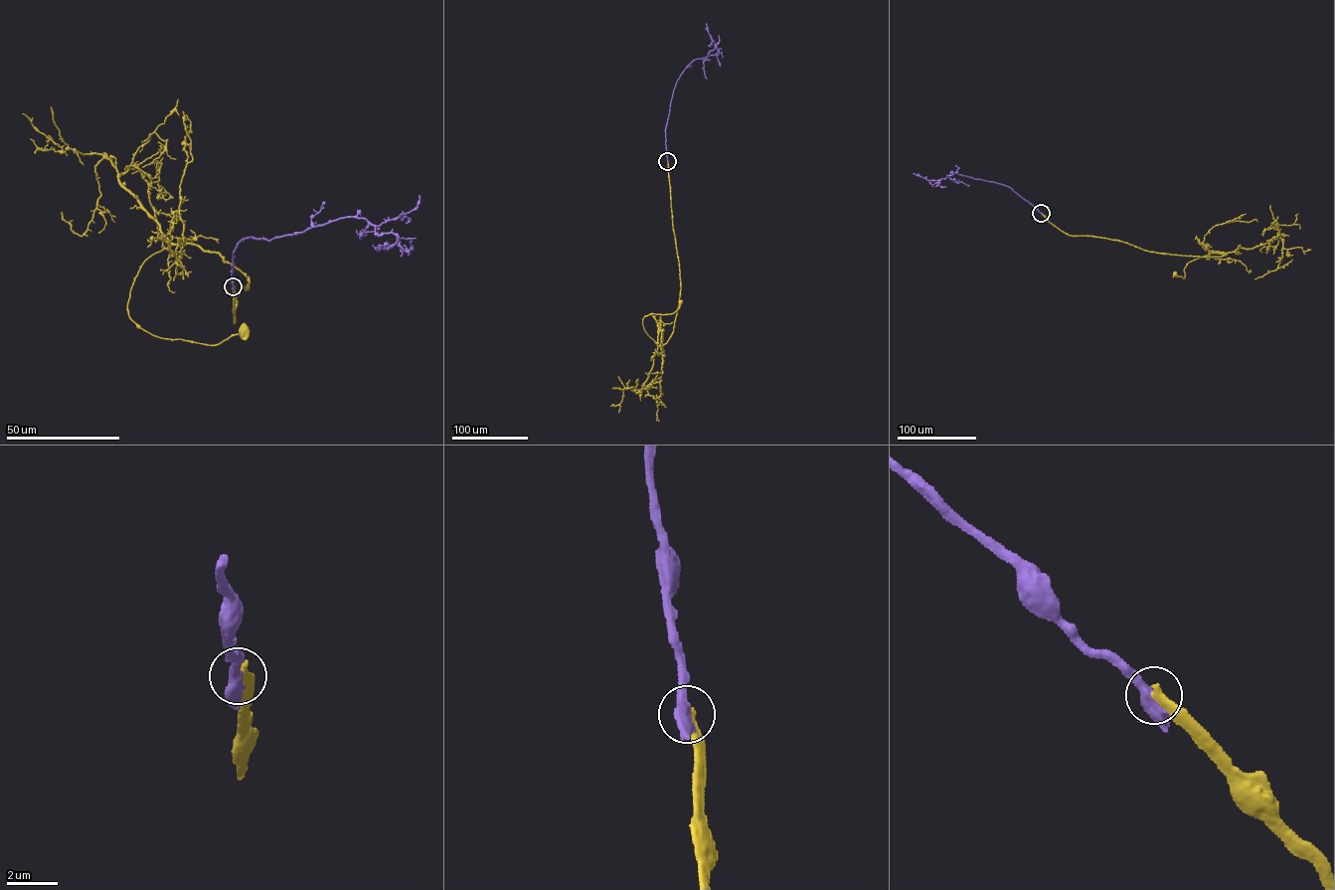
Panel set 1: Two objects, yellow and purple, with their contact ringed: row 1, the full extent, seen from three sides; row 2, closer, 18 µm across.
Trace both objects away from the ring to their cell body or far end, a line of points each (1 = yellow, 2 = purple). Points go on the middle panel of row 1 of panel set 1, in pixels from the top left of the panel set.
1: (667, 161), (681, 289), (673, 332), (665, 343), (658, 345), (645, 331), (643, 318), (672, 313), (680, 302)
2: (667, 161), (665, 129), (677, 81), (689, 64), (707, 57), (715, 47), (706, 23)

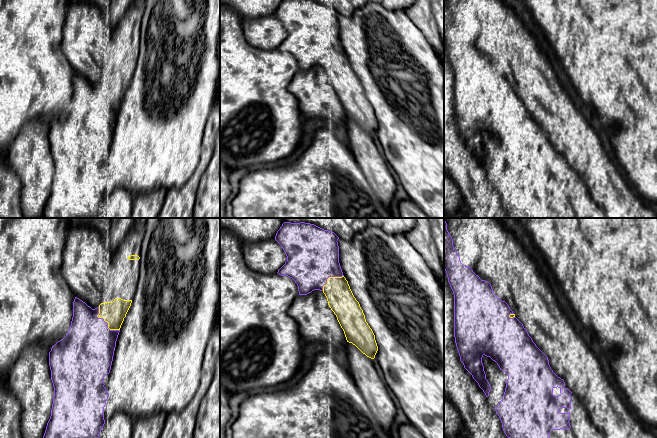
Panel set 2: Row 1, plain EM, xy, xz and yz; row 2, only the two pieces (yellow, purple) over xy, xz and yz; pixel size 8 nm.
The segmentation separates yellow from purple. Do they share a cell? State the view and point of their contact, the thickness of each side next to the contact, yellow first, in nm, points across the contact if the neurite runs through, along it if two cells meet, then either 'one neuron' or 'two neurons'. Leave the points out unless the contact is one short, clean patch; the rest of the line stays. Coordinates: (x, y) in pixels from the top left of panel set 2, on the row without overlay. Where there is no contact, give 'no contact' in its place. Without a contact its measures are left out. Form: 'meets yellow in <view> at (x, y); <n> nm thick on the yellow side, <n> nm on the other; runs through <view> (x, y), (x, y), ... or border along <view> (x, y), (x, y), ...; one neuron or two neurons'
meets yellow in xy at (105, 97); 180 nm thick on the yellow side, 400 nm on the other; two neurons

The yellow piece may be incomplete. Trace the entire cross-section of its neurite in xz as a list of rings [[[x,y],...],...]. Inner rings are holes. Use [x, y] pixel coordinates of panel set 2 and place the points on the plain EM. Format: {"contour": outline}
{"contour": [[[344,52],[329,53],[327,55],[327,60],[323,62],[323,69],[327,74],[329,83],[336,91],[337,96],[344,107],[347,118],[355,121],[367,133],[374,135],[378,127],[375,111],[366,98],[363,86],[354,73],[346,54]]]}

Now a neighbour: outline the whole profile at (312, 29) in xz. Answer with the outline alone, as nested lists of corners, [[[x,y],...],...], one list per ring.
[[[282,0],[275,16],[283,24],[287,37],[277,49],[292,54],[298,62],[299,71],[307,71],[314,66],[323,67],[329,53],[344,52],[339,39],[338,15],[334,8],[314,0]]]

